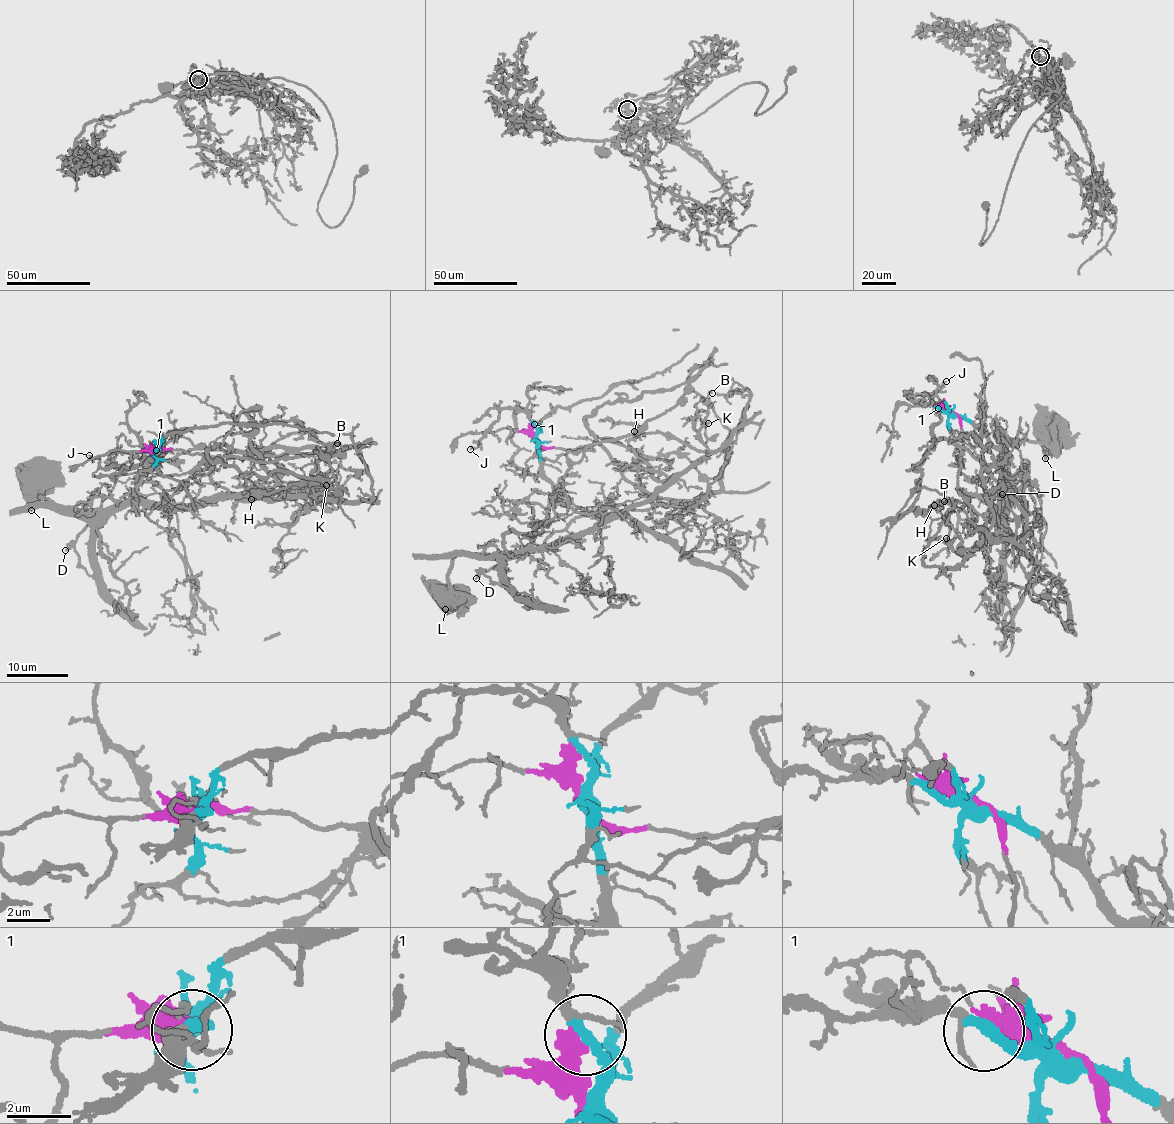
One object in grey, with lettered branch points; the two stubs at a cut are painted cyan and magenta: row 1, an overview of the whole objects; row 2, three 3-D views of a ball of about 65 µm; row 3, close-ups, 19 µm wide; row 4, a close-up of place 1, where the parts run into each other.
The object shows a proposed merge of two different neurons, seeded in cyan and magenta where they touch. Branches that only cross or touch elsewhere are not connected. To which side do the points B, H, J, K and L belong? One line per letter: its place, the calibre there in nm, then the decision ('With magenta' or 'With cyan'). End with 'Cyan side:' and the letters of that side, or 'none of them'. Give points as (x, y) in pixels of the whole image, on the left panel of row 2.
B: Place: (337, 443). Thickness 100 nm. With magenta
H: Place: (251, 499). Thickness 320 nm. With magenta
J: Place: (89, 455). Thickness 100 nm. With cyan
K: Place: (326, 485). Thickness 140 nm. With cyan
L: Place: (31, 510). Thickness 280 nm. With cyan
Cyan side: J, K, L

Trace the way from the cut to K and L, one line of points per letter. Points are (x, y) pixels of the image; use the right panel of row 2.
K: (953, 413), (1010, 455), (1006, 475), (1015, 494), (998, 533), (969, 556), (959, 555), (946, 538)
L: (953, 413), (1010, 455), (1010, 481), (1003, 448), (1007, 441), (1039, 441), (1045, 459)

